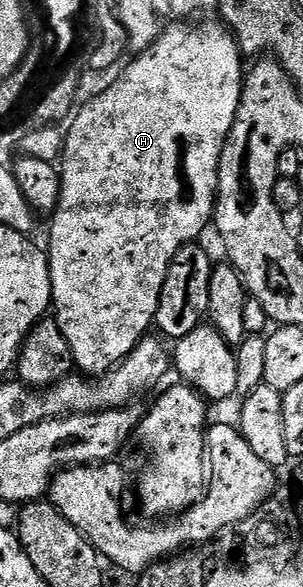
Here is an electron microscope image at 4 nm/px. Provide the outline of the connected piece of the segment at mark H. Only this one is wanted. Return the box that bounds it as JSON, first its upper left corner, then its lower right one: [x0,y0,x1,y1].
[46,20,246,376]

